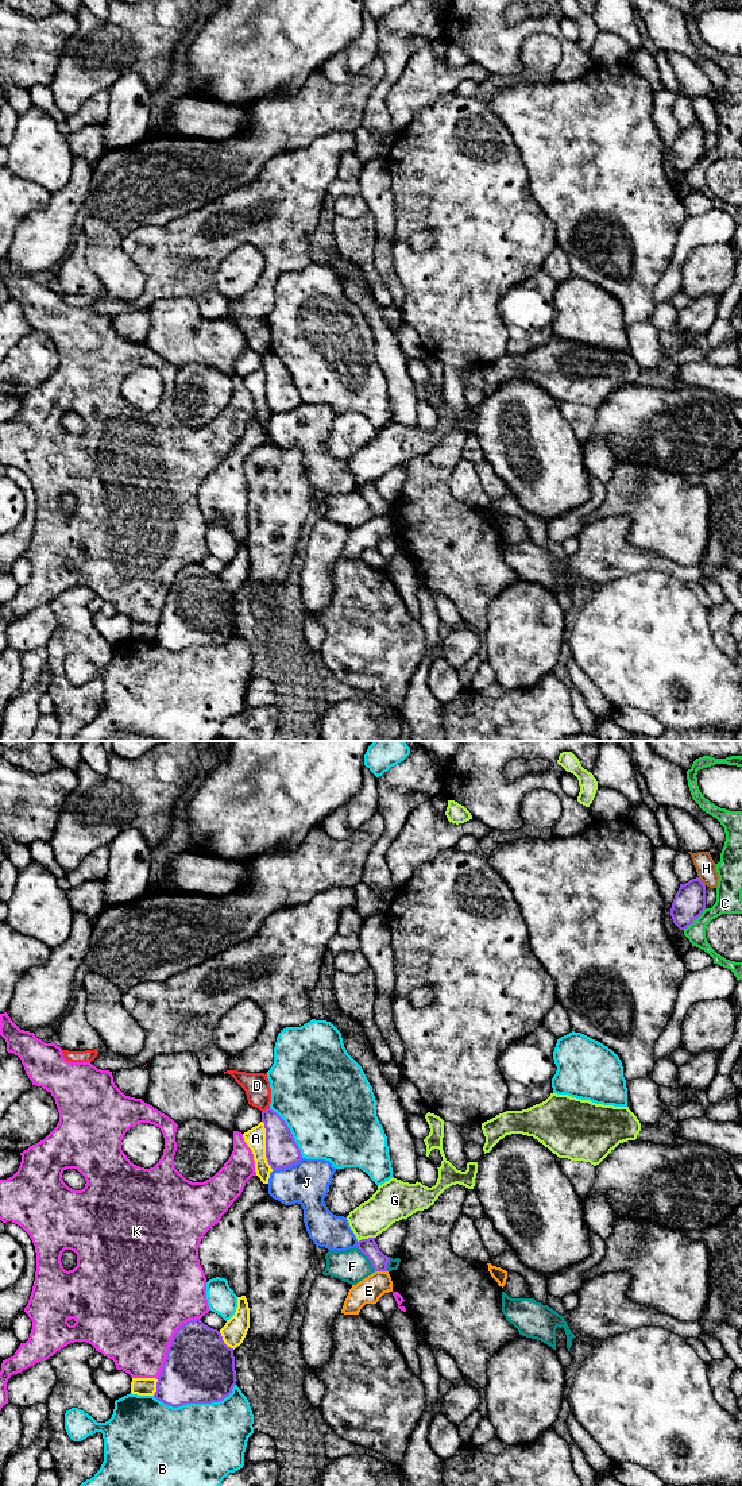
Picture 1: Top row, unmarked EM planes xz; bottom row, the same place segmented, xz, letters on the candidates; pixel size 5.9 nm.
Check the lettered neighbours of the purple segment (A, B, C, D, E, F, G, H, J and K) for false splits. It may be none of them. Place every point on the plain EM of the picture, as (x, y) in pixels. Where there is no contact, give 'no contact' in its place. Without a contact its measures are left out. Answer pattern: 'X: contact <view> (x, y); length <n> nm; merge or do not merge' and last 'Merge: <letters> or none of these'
A: contact xz (266, 389); length 300 nm; do not merge
B: contact xz (196, 647); length 500 nm; do not merge
C: contact xz (694, 163); length 190 nm; do not merge
D: contact xz (266, 354); length 60 nm; do not merge
E: contact xz (381, 514); length 70 nm; do not merge
F: contact xz (367, 501); length 190 nm; do not merge
G: contact xz (366, 483); length 110 nm; do not merge
H: contact xz (702, 126); length 70 nm; do not merge
J: contact xz (288, 410); length 200 nm; do not merge
K: contact xz (170, 587); length 440 nm; do not merge
Merge: none of these

